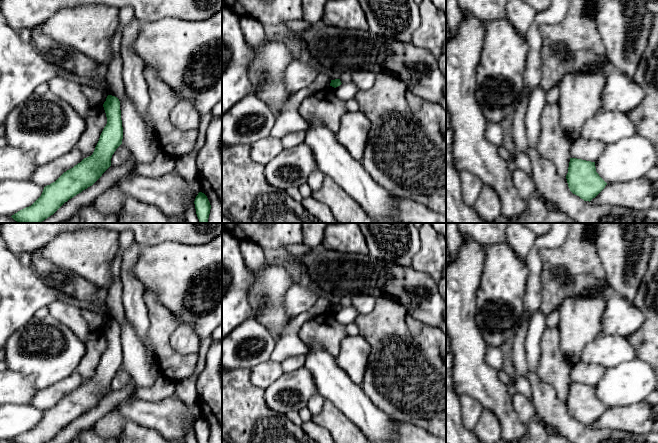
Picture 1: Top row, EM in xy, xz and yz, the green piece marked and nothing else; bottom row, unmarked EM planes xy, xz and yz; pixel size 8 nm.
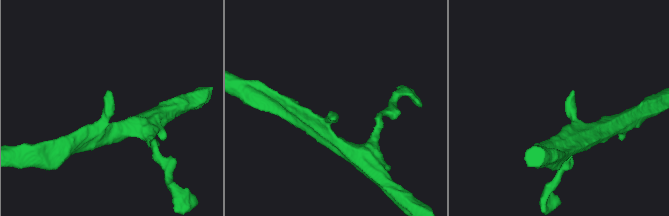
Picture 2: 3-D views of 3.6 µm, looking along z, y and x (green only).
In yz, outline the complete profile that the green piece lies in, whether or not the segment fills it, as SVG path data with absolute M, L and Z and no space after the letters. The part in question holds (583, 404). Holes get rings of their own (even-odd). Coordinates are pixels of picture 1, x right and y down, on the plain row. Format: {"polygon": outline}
{"polygon": "M570 382L566 403L570 415L589 426L607 409L596 396L595 386L577 382Z"}

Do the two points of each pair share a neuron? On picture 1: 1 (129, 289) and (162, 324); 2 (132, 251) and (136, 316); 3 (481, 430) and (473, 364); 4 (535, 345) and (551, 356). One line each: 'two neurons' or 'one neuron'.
1: two neurons
2: one neuron
3: two neurons
4: two neurons

